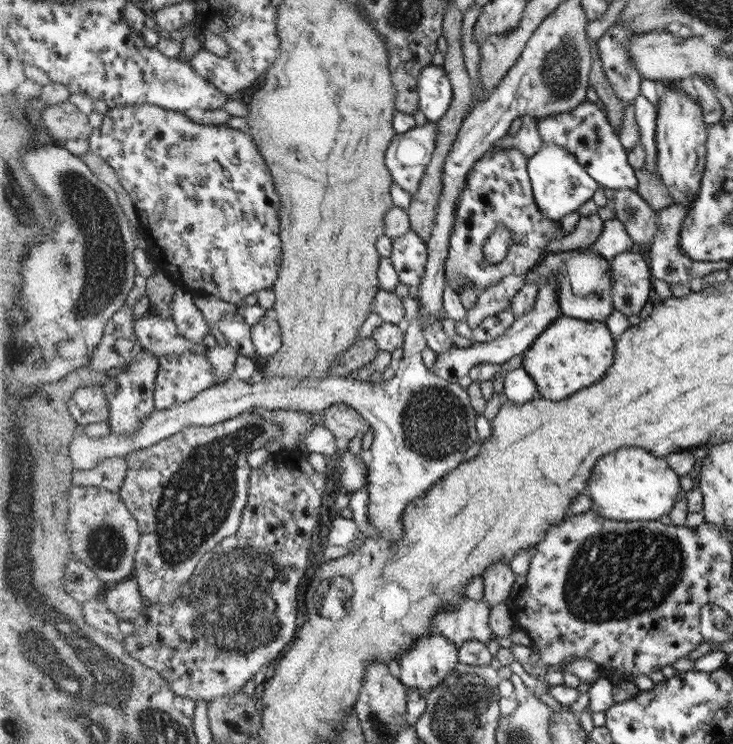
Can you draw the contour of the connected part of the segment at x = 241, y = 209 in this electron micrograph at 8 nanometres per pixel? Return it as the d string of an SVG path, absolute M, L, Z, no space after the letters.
M146 103L110 108L105 116L104 124L94 130L90 141L91 150L104 157L117 170L122 184L132 195L141 216L139 229L147 242L148 253L152 254L152 260L166 271L168 278L177 287L184 288L184 290L203 290L239 306L242 305L242 300L246 296L260 290L273 289L280 276L281 262L284 257L284 244L281 242L281 198L274 186L273 176L267 167L265 158L249 133L223 124L221 126L218 124L216 131L212 129L212 125L204 126L192 121L185 112L168 110L163 106Z

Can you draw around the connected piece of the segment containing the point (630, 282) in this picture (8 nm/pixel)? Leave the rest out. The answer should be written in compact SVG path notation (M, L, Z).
M627 251L611 262L613 308L625 316L640 315L654 283L651 268L642 254Z

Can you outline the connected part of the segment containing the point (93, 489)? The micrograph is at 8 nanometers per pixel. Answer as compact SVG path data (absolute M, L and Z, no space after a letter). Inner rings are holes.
M74 486L71 490L71 521L67 531L77 560L91 566L110 586L136 575L137 554L142 542L142 528L121 493L101 486Z

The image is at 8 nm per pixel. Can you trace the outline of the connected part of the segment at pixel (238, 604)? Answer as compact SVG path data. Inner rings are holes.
M286 460L276 462L272 472L254 469L240 533L225 538L218 548L208 553L175 604L148 604L134 622L136 631L125 639L133 657L164 675L178 696L189 697L195 702L212 703L239 694L258 668L272 664L294 638L298 584L306 574L310 540L318 526L322 494L328 490L328 481L327 473L316 472L306 460L302 462L302 468L298 468L296 462Z

